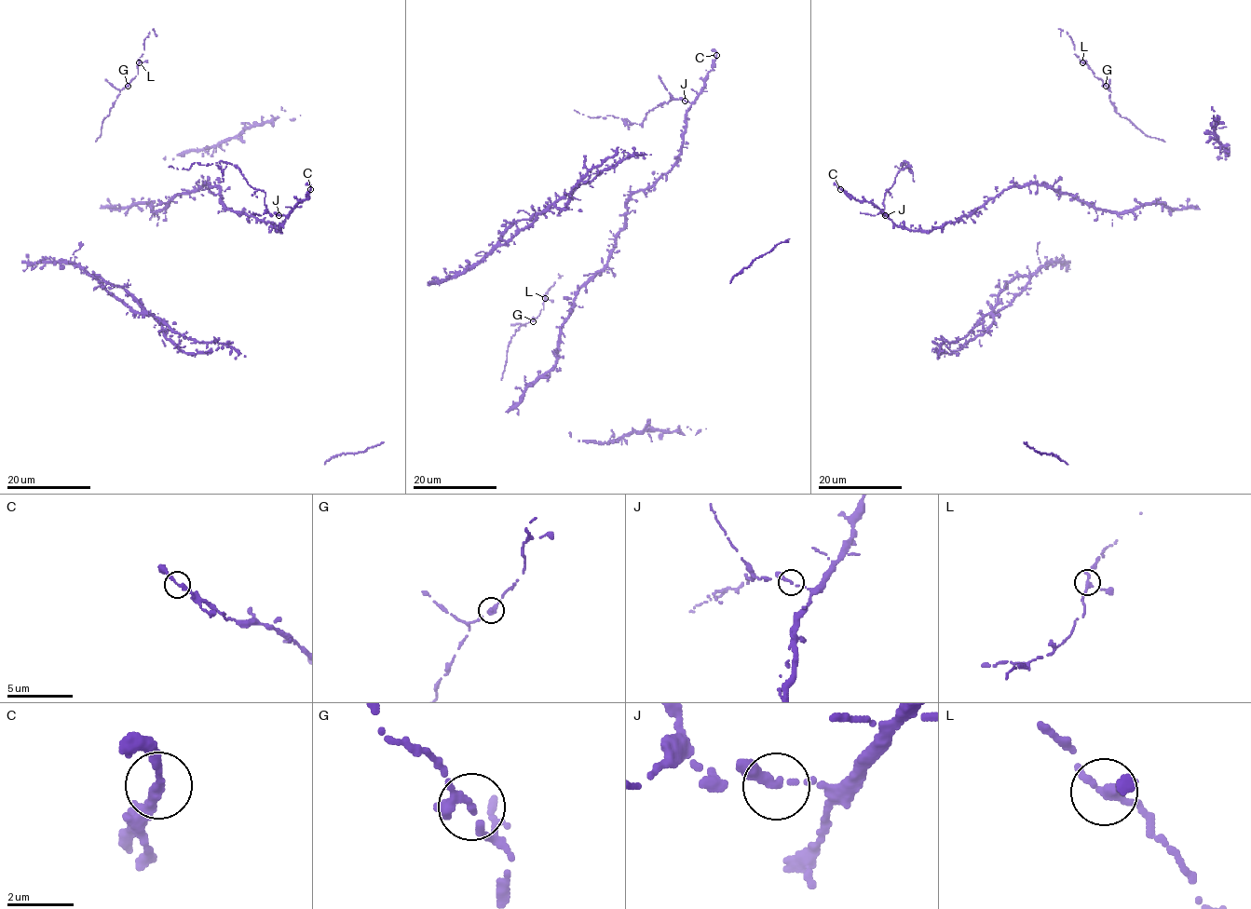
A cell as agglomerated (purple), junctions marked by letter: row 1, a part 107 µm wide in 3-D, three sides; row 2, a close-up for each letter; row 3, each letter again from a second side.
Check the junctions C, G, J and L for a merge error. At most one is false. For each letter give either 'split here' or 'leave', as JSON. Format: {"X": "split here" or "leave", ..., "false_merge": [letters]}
{"C": "leave", "G": "leave", "J": "split here", "L": "leave", "false_merge": ["J"]}

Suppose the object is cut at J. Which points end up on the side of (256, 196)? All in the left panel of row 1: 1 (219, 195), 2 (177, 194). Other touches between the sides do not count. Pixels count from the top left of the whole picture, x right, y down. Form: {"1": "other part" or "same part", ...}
{"1": "other part", "2": "other part"}

